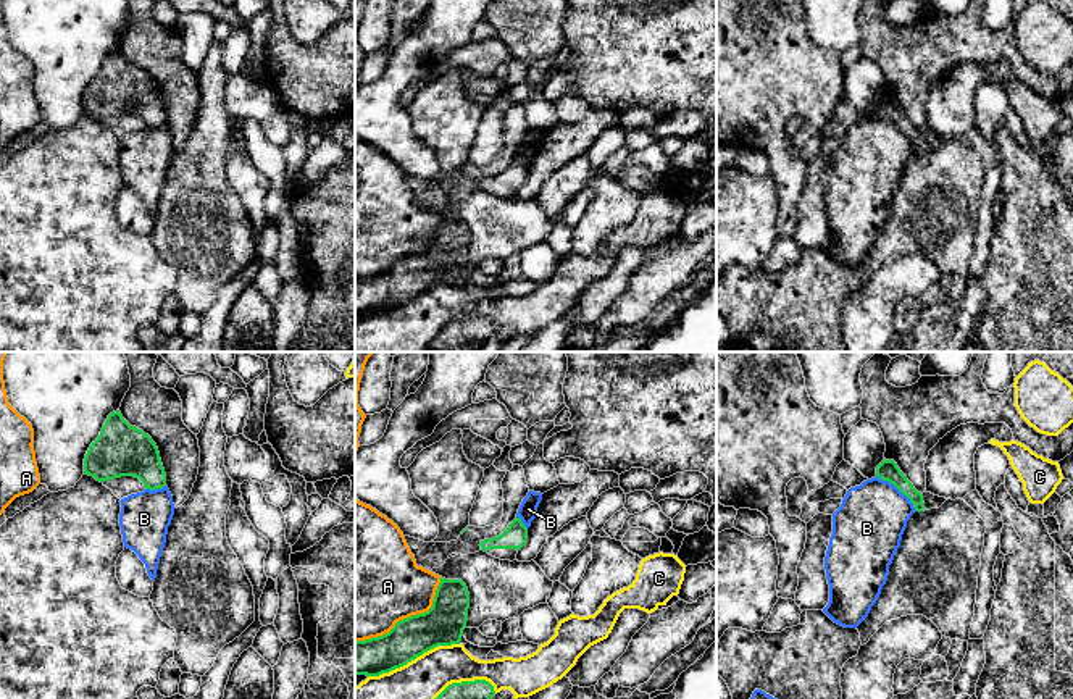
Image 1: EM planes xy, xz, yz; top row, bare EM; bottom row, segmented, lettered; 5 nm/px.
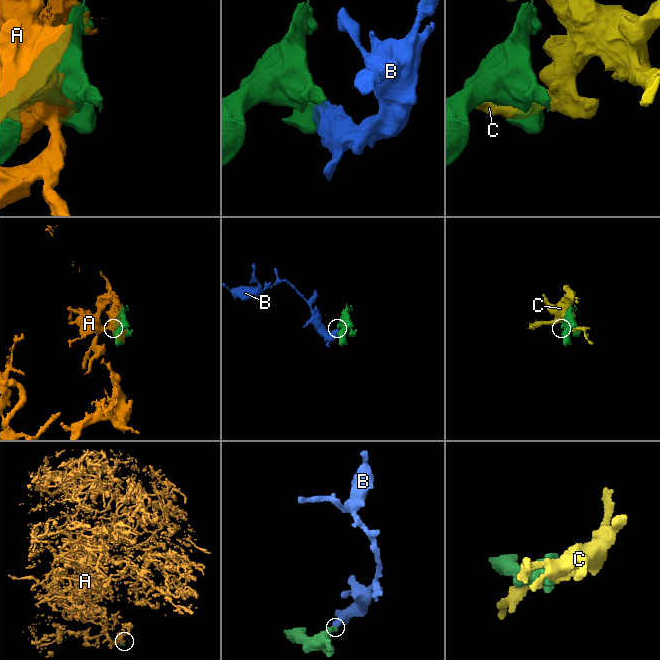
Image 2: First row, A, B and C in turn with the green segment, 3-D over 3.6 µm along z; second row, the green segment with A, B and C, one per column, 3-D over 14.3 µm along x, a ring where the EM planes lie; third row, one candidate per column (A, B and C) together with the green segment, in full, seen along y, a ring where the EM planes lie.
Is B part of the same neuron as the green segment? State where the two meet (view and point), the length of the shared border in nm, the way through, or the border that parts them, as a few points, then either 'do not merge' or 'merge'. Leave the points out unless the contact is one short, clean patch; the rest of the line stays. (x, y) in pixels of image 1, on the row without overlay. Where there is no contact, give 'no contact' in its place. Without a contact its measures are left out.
meets green in yz at (896, 125); contact 240 nm long; border along yz (876, 113), (893, 121), (912, 142); do not merge

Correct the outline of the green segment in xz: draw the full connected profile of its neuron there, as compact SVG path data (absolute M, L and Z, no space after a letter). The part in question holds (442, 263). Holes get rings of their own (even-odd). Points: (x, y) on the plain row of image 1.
M445 218L432 245L395 262L378 276L355 279L355 313L379 315L407 303L437 284L460 283L468 260L470 231L461 218Z

